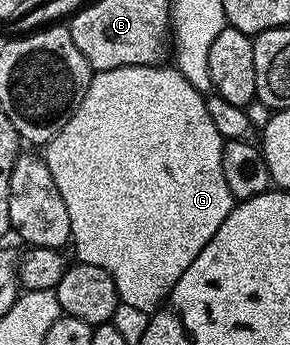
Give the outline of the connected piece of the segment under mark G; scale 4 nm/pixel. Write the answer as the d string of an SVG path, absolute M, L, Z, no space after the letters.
M134 65L95 72L86 89L86 97L82 97L78 109L74 109L66 125L62 125L60 132L43 148L42 157L50 169L50 177L54 177L54 185L58 185L58 193L62 193L62 201L66 201L66 213L70 213L70 247L76 250L75 258L86 265L98 265L98 269L106 269L125 308L128 306L132 311L147 313L159 311L174 285L178 285L178 277L182 277L182 273L194 265L194 257L206 249L210 237L218 233L218 225L222 225L222 221L226 221L232 212L234 200L226 185L226 177L222 177L222 149L225 142L214 126L214 121L210 121L207 98L198 89L194 89L190 81L186 81L186 77L175 65Z

